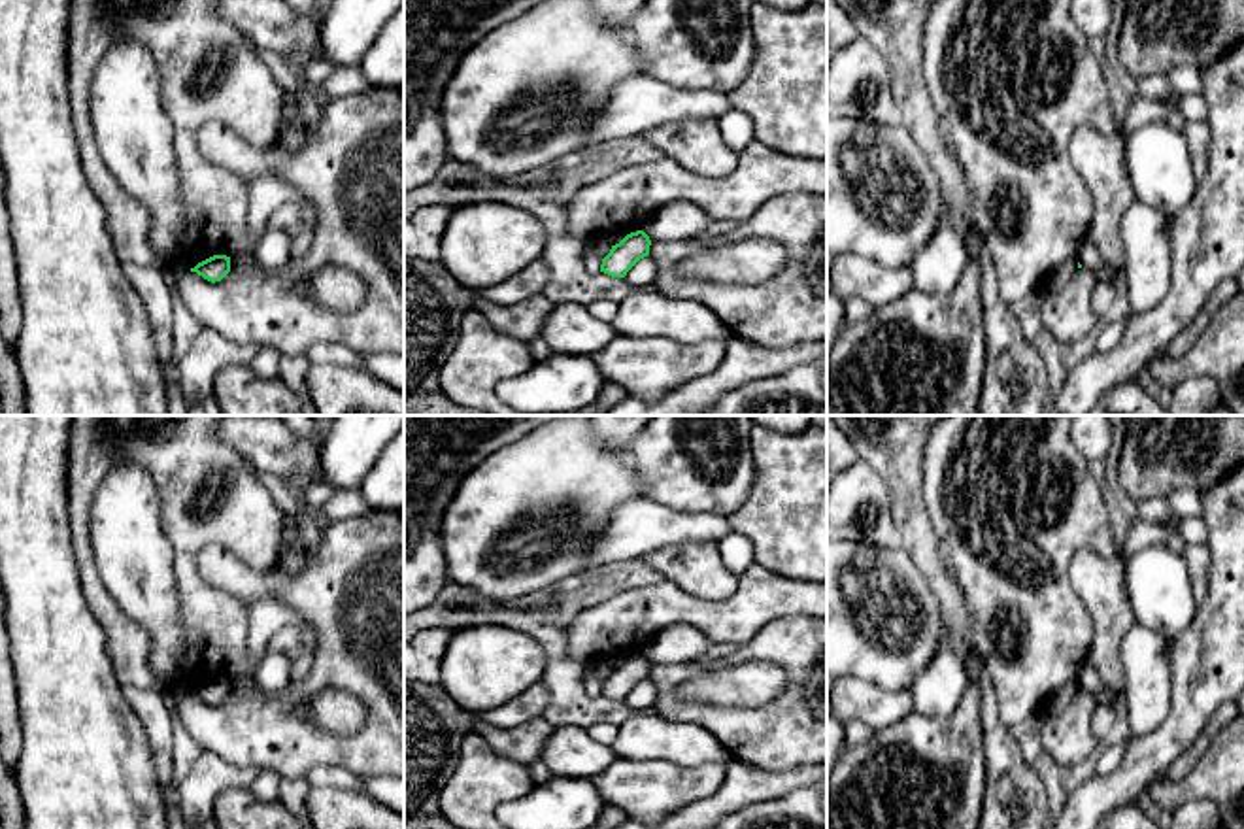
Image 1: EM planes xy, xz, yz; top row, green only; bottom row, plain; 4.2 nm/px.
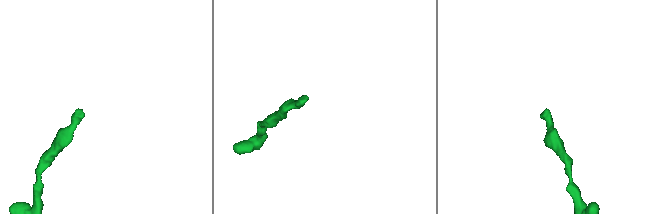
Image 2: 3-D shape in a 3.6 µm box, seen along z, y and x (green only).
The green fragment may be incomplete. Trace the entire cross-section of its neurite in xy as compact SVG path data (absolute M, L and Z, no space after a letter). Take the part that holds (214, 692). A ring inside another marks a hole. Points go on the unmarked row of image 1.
M213 678L202 685L198 685L191 695L196 695L204 702L215 706L221 704L230 695L230 680Z

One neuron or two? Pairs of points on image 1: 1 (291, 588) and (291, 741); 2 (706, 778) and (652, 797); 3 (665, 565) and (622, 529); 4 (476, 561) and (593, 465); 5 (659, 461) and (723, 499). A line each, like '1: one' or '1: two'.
1: one
2: one
3: two
4: one
5: one

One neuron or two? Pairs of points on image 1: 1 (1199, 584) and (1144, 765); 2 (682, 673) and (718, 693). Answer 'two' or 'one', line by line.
1: two
2: two

